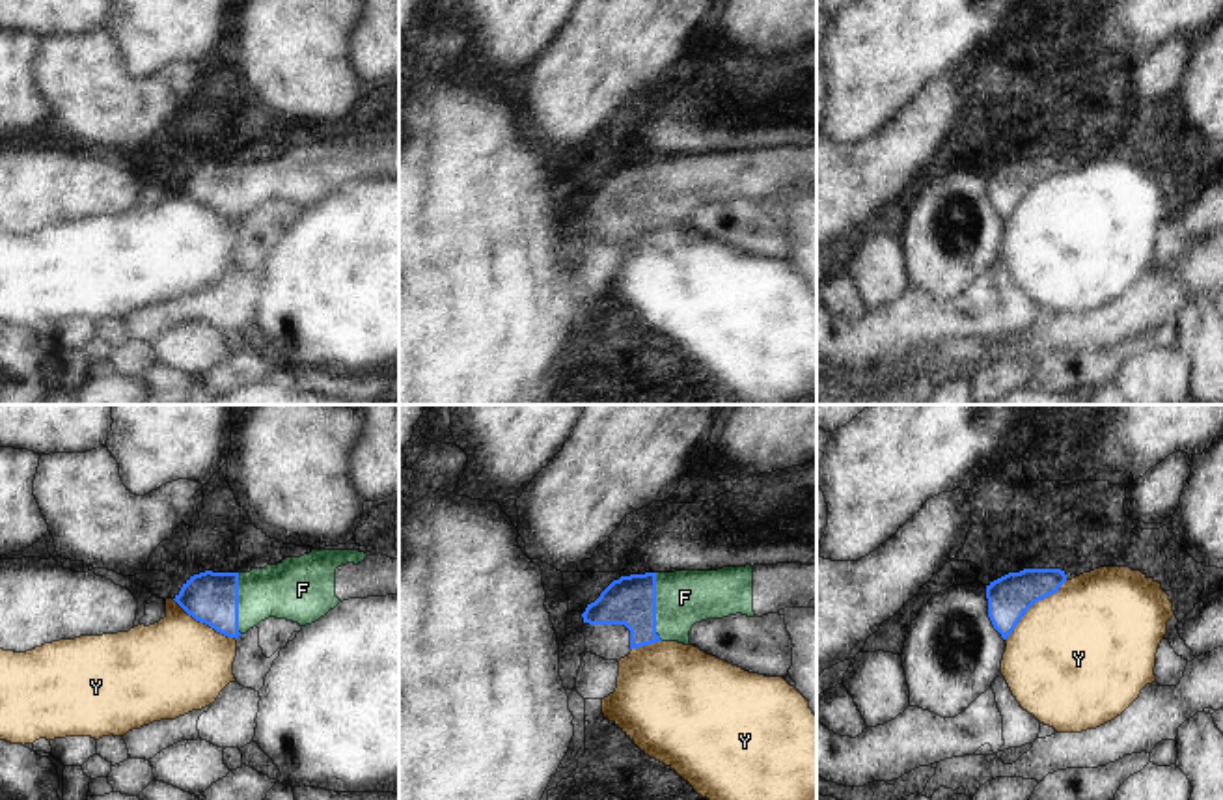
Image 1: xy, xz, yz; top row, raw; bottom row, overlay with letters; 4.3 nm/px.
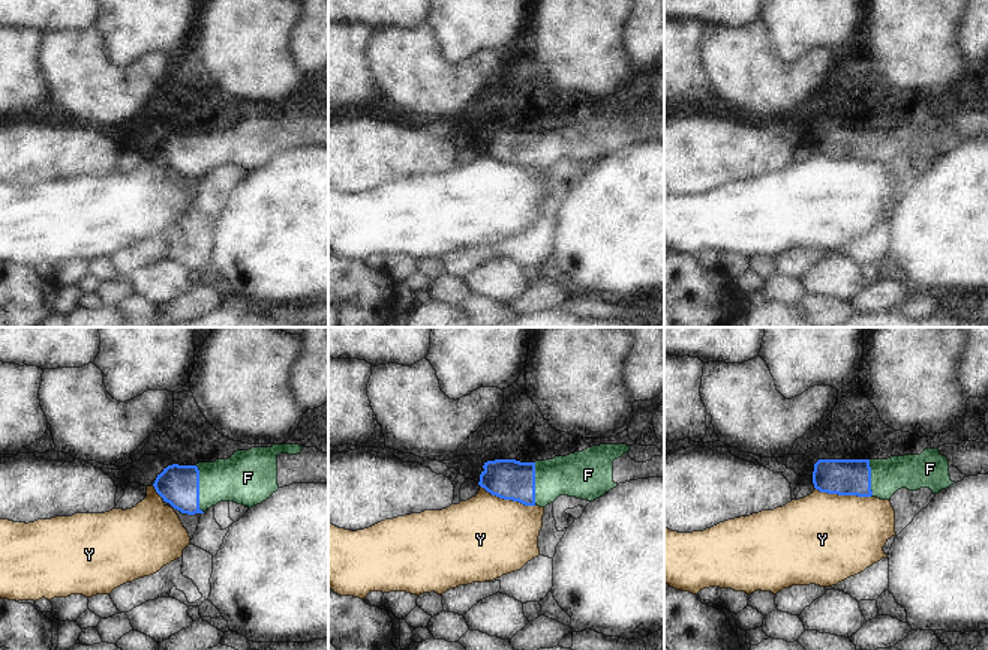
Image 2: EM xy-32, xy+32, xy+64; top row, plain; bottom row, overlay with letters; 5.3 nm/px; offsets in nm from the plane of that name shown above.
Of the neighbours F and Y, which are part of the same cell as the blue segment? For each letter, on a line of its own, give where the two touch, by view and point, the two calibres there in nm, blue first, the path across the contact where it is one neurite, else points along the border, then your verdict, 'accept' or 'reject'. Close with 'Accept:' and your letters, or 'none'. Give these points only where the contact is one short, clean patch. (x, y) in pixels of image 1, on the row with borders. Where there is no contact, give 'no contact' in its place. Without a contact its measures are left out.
F: xz (655, 606) | 220/240 nm | accept
Y: yz (1031, 605) | 190/480 nm | along yz (1067, 580), (1056, 592), (1039, 599), (1005, 640) | reject
Accept: F

